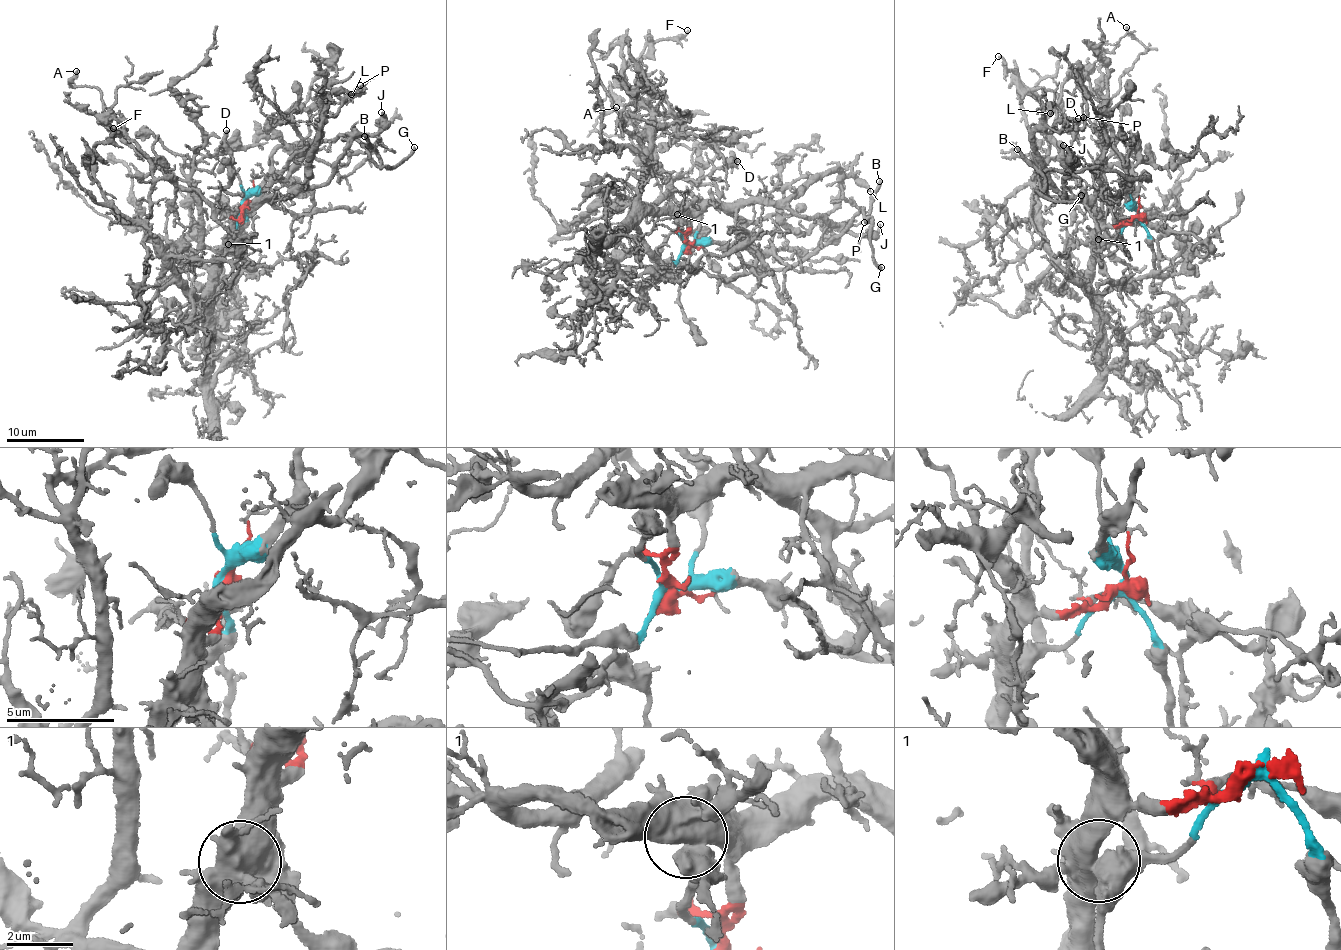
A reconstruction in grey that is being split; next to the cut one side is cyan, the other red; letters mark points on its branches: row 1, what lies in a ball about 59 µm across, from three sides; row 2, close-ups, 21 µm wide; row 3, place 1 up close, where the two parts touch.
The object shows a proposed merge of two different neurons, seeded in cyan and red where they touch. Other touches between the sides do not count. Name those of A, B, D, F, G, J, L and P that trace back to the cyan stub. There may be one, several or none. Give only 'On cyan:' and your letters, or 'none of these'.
On cyan: B, G

